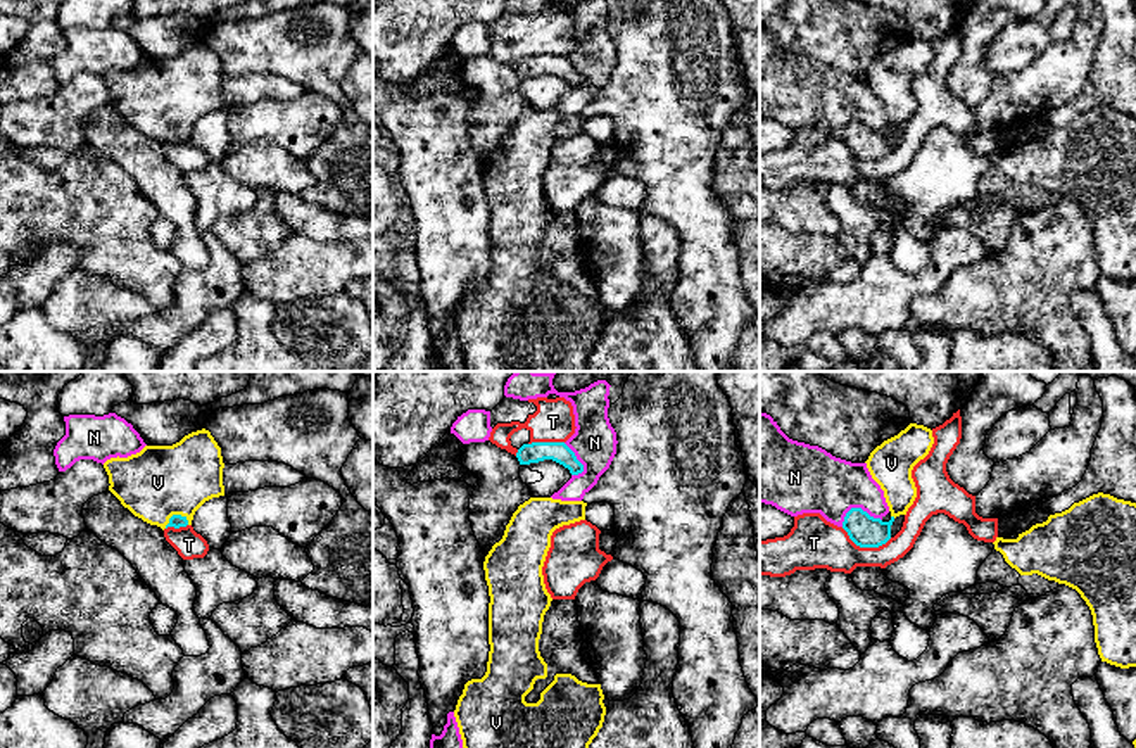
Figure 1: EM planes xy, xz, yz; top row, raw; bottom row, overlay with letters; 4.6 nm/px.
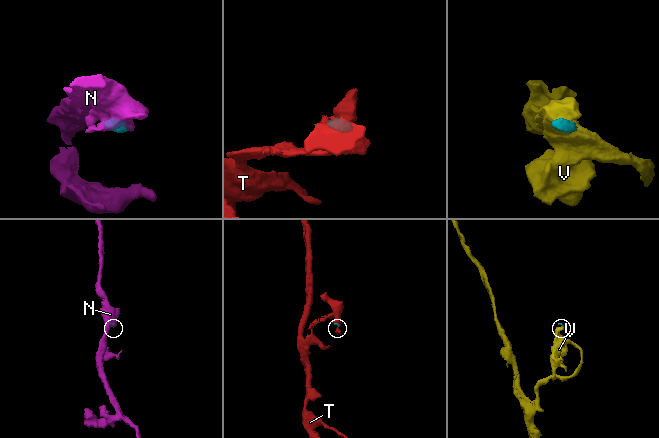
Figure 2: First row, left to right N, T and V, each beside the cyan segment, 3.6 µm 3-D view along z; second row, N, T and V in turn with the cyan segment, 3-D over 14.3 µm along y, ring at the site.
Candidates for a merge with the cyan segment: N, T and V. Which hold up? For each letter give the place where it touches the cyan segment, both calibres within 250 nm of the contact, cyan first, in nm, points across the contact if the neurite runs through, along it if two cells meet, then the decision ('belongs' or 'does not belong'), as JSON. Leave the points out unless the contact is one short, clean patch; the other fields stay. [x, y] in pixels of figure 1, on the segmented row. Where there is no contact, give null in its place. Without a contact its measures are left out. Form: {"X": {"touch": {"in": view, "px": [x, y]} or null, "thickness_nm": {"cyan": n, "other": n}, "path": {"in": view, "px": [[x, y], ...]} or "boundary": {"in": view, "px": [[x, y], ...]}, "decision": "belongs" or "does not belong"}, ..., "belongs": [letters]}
{"N": {"touch": {"in": "yz", "px": [857, 508]}, "thickness_nm": {"cyan": 150, "other": 300}, "boundary": {"in": "yz", "px": [[881, 520], [860, 508], [852, 508], [841, 526]]}, "decision": "does not belong"}, "T": {"touch": {"in": "yz", "px": [865, 546]}, "thickness_nm": {"cyan": 150, "other": 240}, "decision": "does not belong"}, "V": {"touch": {"in": "xy", "px": [175, 515]}, "thickness_nm": {"cyan": 60, "other": 340}, "path": {"in": "xy", "px": [[176, 520], [175, 515], [171, 500], [157, 482]]}, "decision": "belongs"}, "belongs": ["V"]}

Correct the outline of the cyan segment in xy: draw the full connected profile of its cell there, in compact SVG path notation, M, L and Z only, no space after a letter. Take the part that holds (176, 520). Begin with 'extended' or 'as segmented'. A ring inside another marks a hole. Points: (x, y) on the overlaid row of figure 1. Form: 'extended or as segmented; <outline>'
extended; M205 428L173 446L145 446L128 458L110 458L104 468L121 504L162 530L192 525L205 501L224 496L221 447Z

